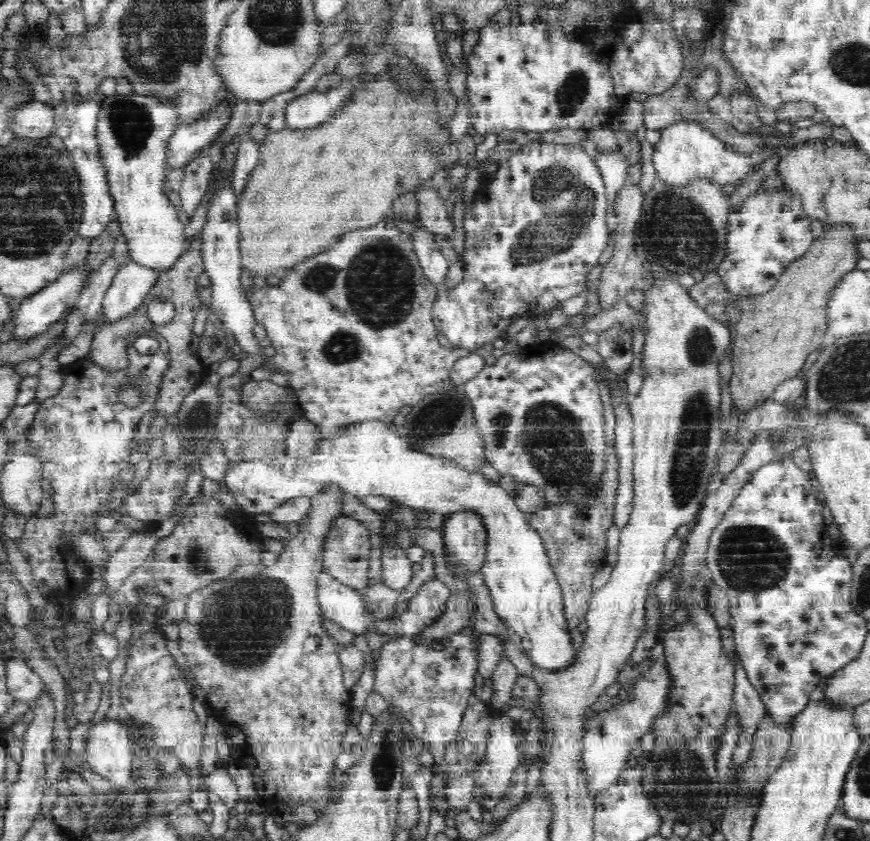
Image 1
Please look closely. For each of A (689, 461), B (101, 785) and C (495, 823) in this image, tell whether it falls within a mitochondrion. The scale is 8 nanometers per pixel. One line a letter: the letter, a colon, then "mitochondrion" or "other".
A: mitochondrion
B: mitochondrion
C: other

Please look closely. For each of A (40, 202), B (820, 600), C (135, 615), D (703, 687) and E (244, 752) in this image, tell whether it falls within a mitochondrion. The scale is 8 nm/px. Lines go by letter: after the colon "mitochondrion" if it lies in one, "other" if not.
A: mitochondrion
B: other
C: other
D: other
E: other

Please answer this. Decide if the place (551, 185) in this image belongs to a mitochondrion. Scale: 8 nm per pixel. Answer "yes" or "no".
yes

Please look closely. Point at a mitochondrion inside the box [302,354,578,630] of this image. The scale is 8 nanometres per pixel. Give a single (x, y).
(438, 417)

